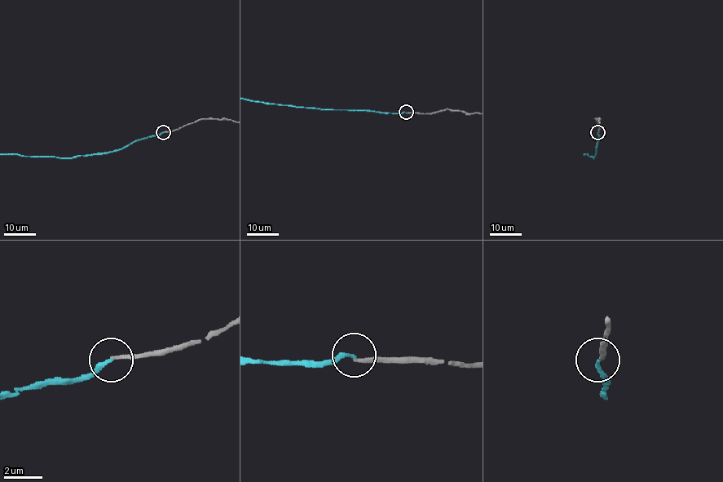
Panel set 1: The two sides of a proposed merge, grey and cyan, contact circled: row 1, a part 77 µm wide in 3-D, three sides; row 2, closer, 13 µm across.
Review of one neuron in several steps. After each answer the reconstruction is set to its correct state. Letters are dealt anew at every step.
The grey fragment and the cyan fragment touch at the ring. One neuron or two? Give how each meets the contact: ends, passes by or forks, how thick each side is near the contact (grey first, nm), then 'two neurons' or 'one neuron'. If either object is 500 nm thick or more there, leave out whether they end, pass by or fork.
grey ends | cyan ends | 150/200 nm | two neurons

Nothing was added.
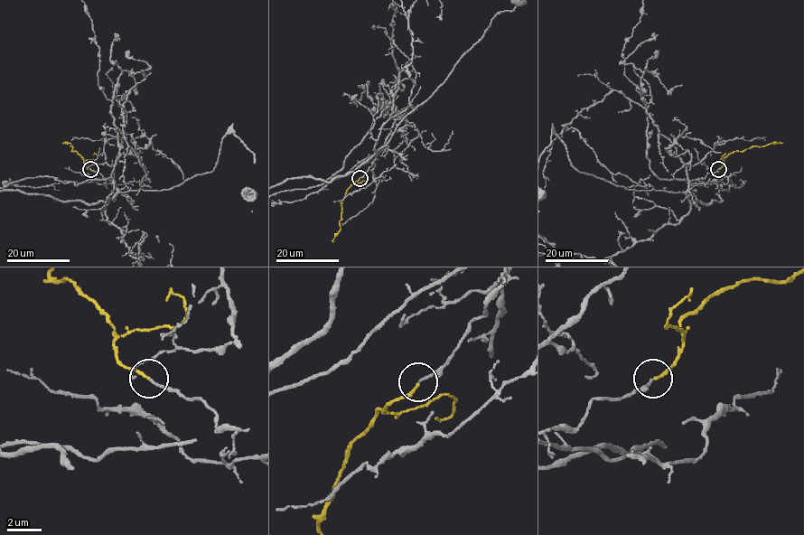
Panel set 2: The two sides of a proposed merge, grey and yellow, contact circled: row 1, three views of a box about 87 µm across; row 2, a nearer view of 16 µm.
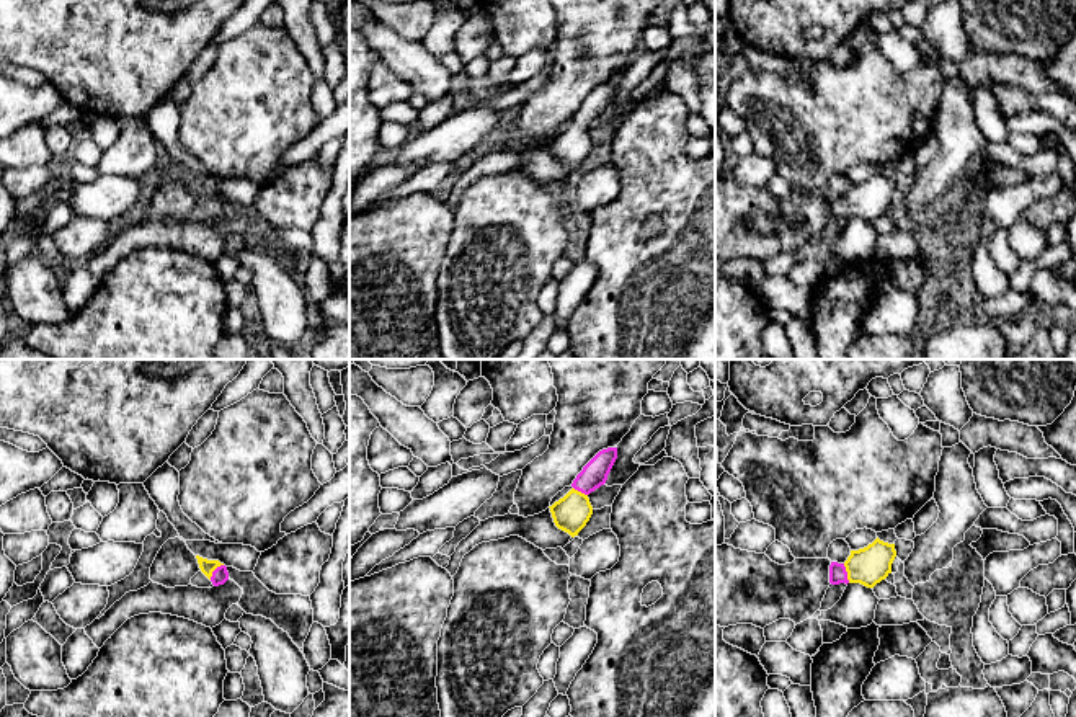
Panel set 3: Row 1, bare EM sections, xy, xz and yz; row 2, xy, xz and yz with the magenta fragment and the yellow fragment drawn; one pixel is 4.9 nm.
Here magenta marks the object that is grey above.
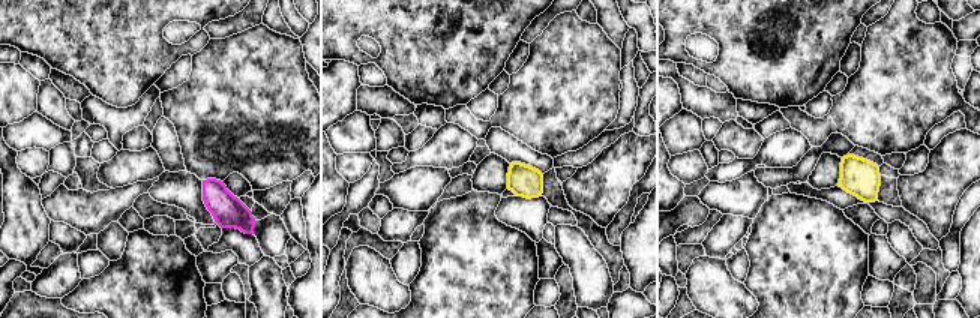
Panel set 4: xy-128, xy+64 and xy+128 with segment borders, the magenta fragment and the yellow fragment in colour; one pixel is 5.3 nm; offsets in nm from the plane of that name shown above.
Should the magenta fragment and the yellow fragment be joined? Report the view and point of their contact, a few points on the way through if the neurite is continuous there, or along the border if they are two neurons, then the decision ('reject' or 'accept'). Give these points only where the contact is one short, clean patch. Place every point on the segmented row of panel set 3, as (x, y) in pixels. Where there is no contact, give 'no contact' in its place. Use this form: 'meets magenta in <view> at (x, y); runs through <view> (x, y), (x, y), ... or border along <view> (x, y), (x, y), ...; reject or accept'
meets magenta in yz at (846, 574); runs through yz (838, 574), (846, 574), (869, 565); accept

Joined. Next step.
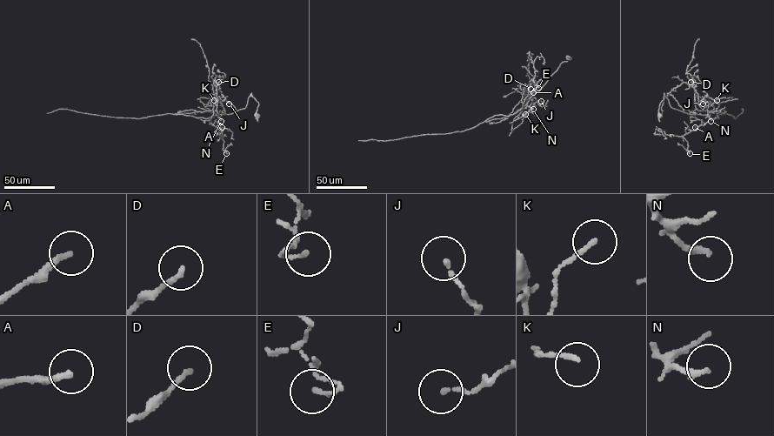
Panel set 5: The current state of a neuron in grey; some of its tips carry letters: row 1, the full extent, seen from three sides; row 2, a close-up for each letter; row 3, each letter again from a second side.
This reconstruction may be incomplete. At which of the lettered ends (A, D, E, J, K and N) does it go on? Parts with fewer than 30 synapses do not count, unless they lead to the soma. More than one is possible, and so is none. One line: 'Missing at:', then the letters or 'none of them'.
Missing at: A

